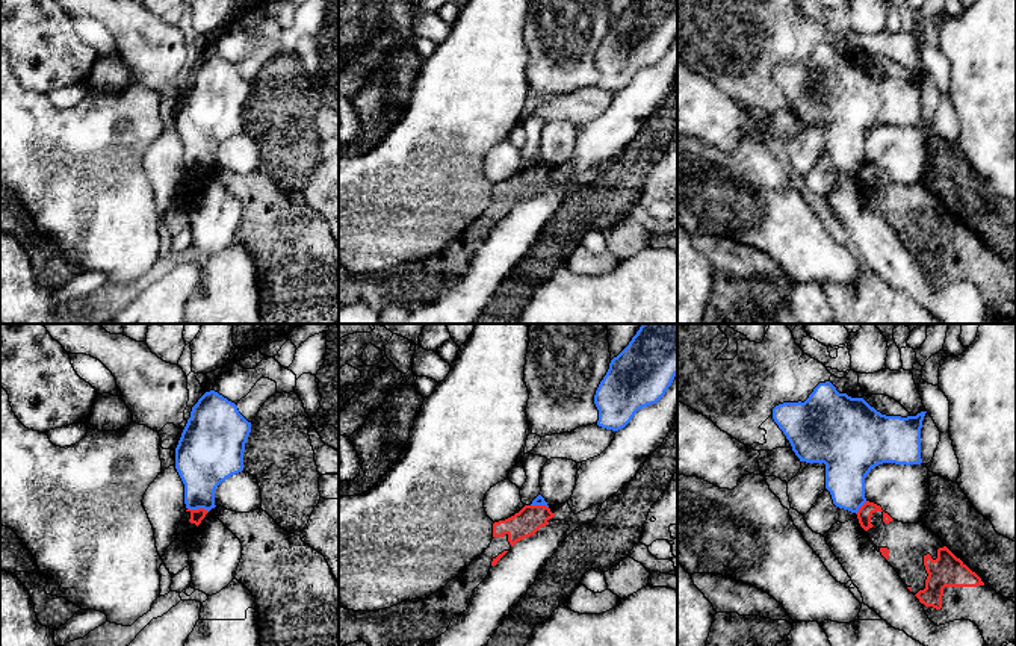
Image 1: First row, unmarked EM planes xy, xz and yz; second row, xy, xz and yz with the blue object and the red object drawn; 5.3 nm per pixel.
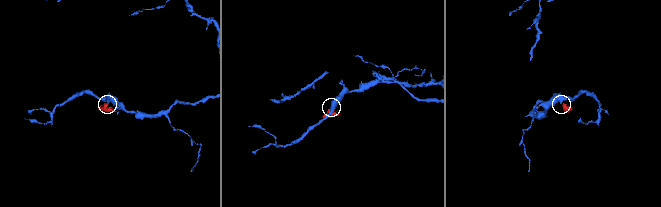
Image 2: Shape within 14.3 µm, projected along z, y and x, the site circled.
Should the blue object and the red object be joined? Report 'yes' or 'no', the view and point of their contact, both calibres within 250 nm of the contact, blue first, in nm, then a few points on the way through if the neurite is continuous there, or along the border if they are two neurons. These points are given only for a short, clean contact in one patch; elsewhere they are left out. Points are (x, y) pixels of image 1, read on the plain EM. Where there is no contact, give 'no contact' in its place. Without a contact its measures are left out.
no; meets blue in xy at (198, 168); 300 nm thick on the blue side, 70 nm on the other; border along xy (188, 168), (207, 173)

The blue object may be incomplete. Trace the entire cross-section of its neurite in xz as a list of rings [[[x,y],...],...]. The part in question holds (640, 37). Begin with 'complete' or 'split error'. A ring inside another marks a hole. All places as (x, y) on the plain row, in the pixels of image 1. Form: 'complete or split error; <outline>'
complete; [[[632,0],[611,21],[594,65],[597,86],[618,92],[643,68],[656,65],[677,36],[677,0]]]

